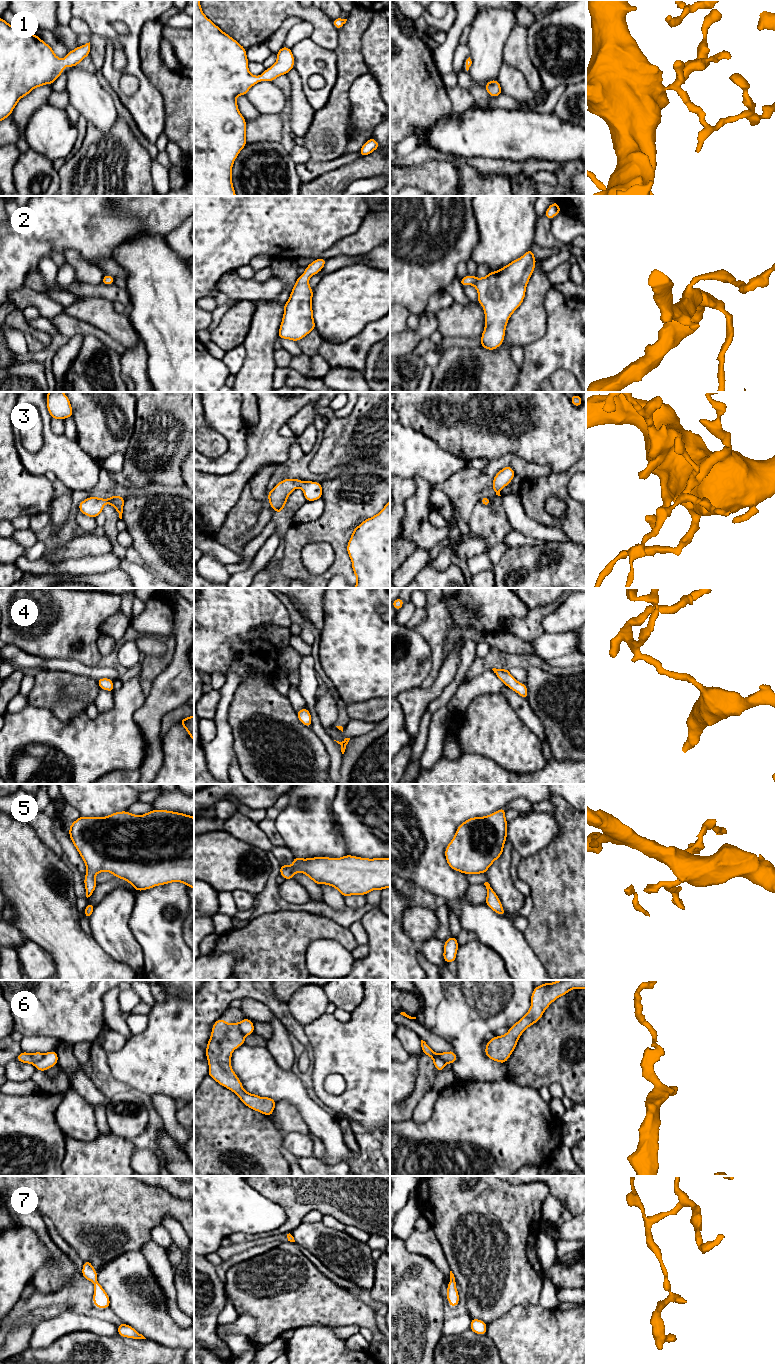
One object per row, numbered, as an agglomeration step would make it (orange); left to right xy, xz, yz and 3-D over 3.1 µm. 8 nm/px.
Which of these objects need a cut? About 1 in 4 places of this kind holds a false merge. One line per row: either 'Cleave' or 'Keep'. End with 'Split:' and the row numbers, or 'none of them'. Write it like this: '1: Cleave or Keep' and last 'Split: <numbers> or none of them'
1: Keep
2: Keep
3: Keep
4: Keep
5: Keep
6: Cleave
7: Keep
Split: 6

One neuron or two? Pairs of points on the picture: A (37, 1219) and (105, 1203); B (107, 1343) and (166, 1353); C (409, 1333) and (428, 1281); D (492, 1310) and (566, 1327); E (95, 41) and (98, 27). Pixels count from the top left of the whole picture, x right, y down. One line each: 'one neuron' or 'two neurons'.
A: two neurons
B: one neuron
C: one neuron
D: two neurons
E: two neurons

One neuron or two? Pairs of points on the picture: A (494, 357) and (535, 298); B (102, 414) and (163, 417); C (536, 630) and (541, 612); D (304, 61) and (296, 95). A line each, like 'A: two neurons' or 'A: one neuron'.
A: one neuron
B: two neurons
C: one neuron
D: two neurons

